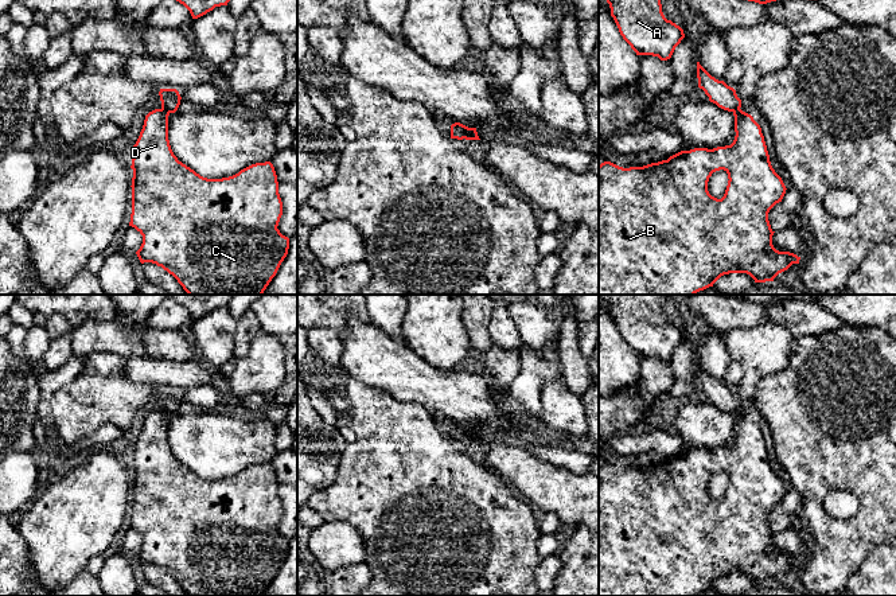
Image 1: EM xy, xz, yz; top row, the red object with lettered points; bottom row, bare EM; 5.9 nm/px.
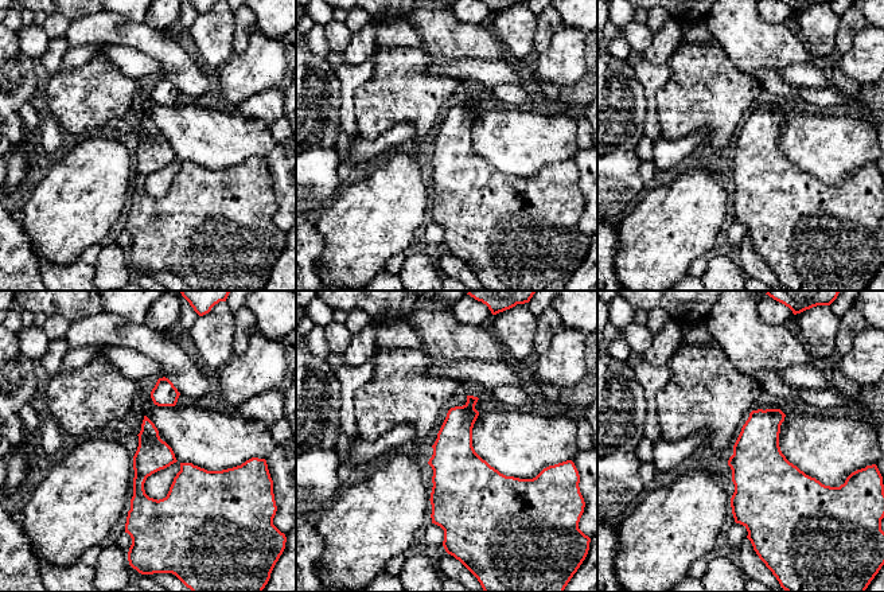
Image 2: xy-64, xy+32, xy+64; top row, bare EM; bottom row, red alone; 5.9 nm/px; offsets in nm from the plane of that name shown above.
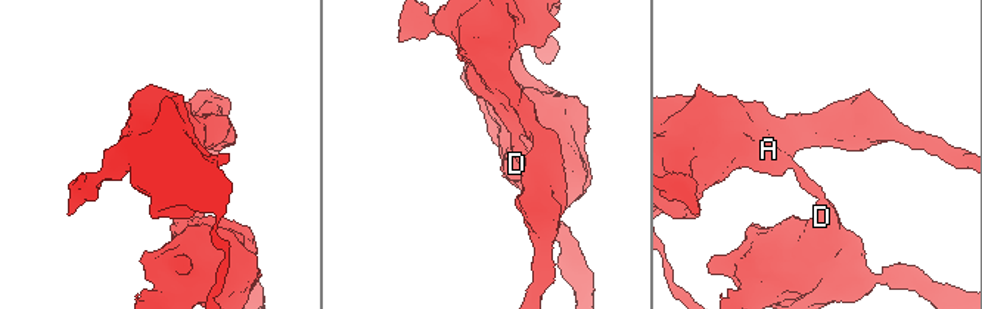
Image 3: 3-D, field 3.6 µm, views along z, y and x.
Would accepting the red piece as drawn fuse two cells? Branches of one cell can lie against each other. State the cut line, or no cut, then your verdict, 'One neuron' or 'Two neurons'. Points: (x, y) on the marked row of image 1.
Split along xy (162, 108), (170, 112). Two neurons

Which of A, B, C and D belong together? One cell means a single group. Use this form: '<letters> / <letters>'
A / B C D

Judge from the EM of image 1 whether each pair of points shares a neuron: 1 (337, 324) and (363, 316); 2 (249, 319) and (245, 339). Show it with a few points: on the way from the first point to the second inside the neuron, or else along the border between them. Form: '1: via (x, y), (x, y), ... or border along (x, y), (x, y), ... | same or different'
1: via (343, 318), (347, 314), (357, 314) | same
2: via (248, 324), (245, 334) | same

